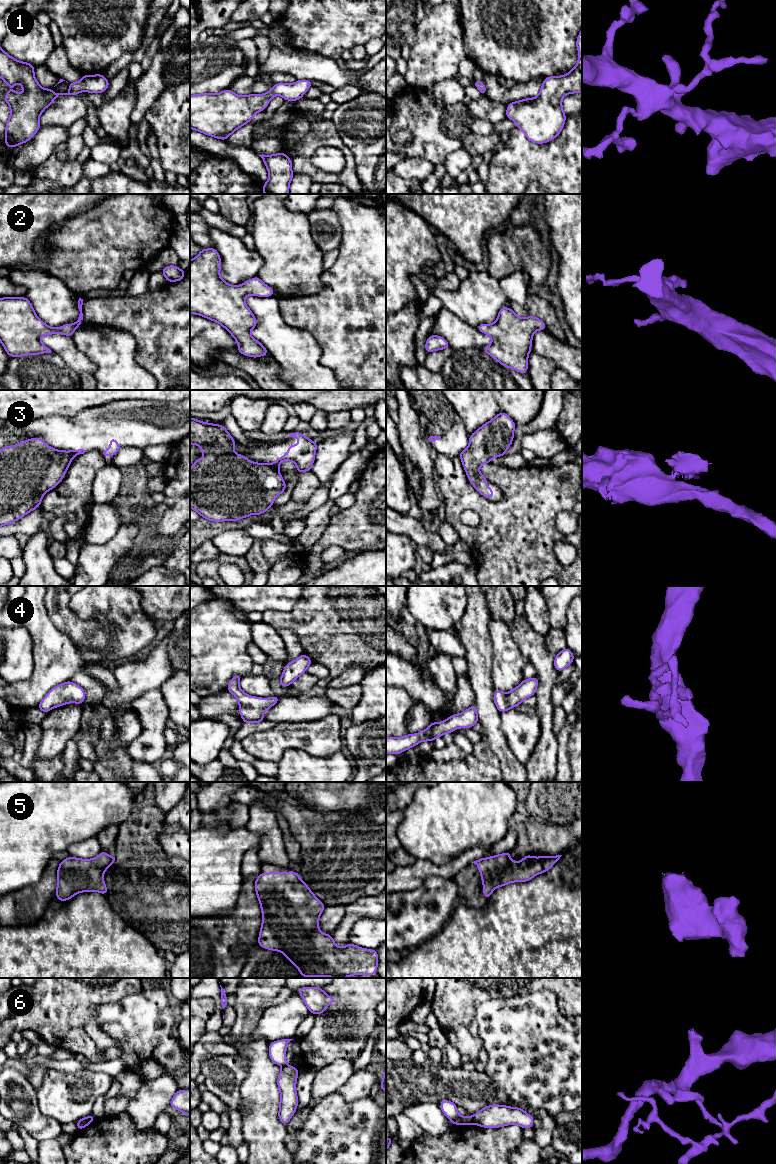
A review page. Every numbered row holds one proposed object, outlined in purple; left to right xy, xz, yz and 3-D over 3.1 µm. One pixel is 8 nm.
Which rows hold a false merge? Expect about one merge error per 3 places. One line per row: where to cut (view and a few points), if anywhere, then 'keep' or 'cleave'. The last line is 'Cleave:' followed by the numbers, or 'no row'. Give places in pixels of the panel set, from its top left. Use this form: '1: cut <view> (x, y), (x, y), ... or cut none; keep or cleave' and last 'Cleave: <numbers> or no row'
1: cut none; keep
2: cut none; keep
3: cut xz (265, 463), (277, 471); cleave
4: cut none; keep
5: cut none; keep
6: cut none; keep
Cleave: 3

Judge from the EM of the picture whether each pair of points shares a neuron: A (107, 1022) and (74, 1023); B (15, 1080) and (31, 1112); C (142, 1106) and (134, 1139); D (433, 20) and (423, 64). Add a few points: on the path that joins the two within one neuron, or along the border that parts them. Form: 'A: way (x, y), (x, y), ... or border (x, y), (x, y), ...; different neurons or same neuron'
A: border (100, 1004), (91, 1019); different neurons
B: way (15, 1088), (18, 1099), (23, 1104); same neuron
C: border (125, 1110), (139, 1131), (145, 1131), (152, 1127); different neurons
D: way (433, 31), (433, 53); same neuron

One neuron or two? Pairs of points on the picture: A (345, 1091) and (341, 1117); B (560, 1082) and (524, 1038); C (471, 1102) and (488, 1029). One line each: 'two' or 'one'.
A: two
B: one
C: two

